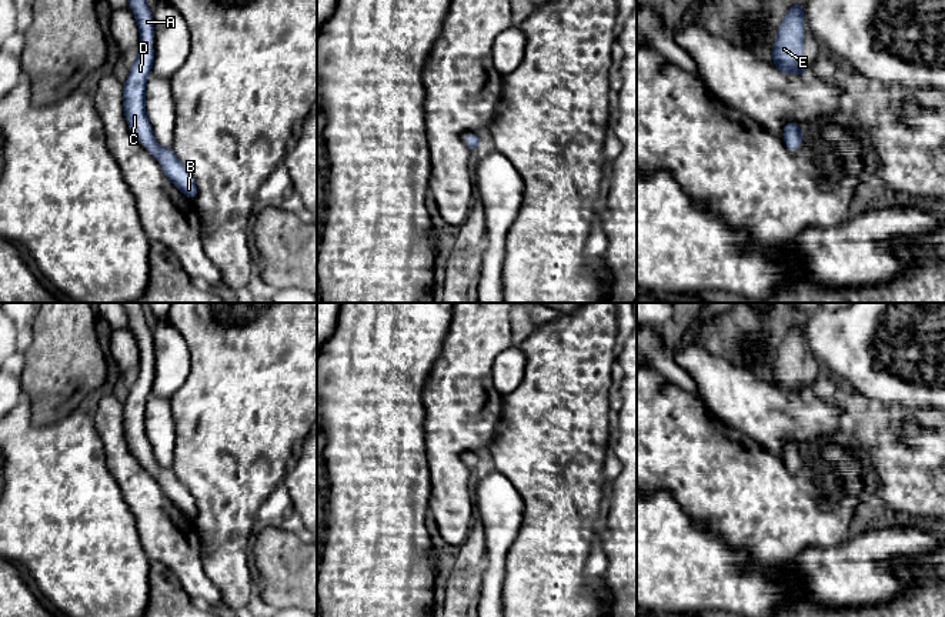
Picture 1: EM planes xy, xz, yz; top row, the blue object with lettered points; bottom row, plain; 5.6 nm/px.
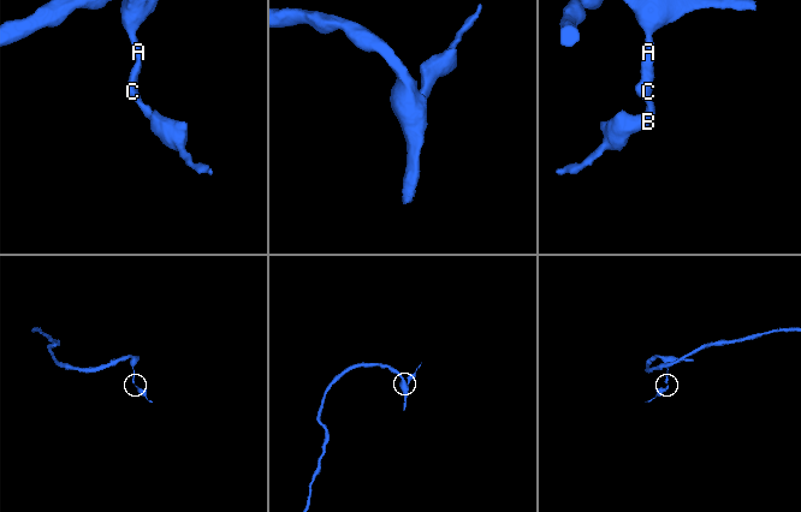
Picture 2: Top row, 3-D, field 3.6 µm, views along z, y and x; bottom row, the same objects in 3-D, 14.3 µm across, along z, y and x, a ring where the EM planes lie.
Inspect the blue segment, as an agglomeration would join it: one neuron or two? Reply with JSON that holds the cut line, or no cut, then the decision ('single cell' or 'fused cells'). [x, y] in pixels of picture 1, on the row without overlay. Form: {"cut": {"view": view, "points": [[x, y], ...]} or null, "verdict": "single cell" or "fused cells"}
{"cut": null, "verdict": "single cell"}

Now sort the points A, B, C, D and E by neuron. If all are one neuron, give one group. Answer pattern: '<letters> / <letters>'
A B C D E

